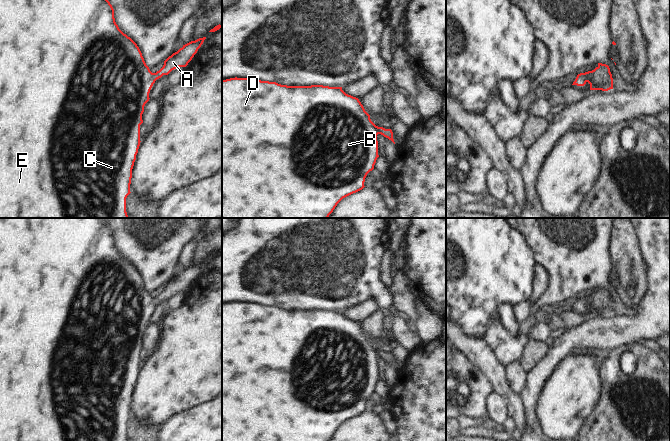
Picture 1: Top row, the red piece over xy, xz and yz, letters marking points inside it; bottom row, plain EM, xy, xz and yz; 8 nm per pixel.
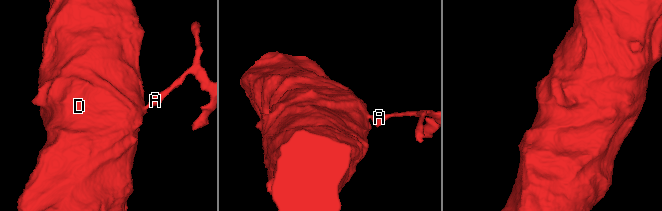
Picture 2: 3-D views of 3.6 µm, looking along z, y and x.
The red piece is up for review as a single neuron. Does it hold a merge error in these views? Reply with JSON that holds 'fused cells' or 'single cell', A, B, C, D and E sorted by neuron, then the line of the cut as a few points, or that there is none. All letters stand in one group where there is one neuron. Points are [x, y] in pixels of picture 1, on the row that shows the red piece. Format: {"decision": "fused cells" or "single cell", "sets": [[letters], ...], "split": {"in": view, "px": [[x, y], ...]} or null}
{"decision": "single cell", "sets": [["A", "B", "C", "D", "E"]], "split": null}

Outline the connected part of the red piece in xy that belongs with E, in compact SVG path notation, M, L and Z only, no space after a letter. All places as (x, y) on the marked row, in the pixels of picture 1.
M0 0L0 218L129 218L126 198L131 193L142 114L150 90L163 75L186 67L205 39L183 45L164 61L159 71L152 73L137 44L119 29L108 0Z

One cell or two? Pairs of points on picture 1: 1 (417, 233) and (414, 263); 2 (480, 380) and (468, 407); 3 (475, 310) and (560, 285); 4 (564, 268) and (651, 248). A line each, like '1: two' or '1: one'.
1: one
2: one
3: two
4: two

